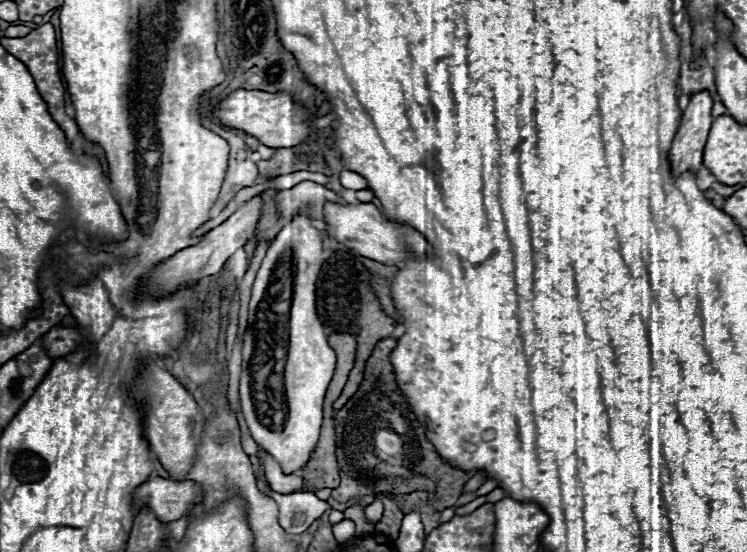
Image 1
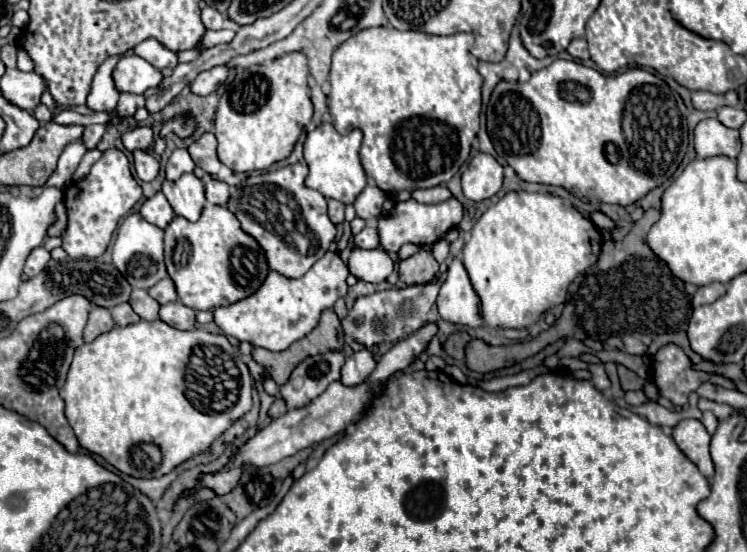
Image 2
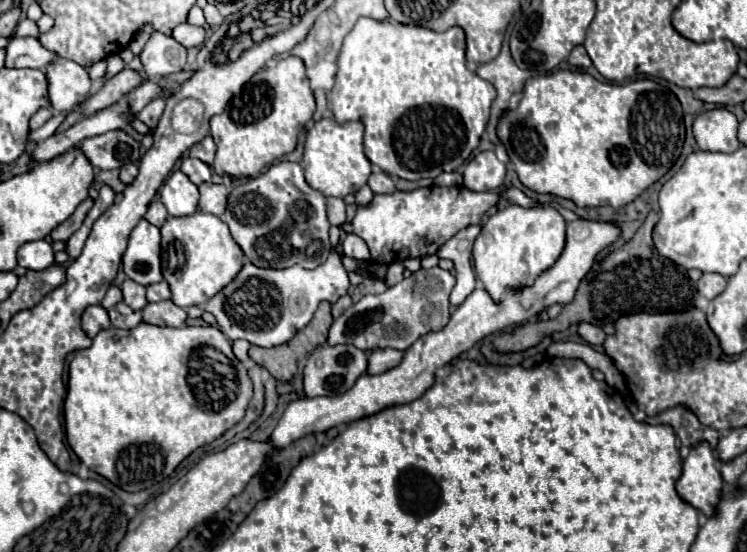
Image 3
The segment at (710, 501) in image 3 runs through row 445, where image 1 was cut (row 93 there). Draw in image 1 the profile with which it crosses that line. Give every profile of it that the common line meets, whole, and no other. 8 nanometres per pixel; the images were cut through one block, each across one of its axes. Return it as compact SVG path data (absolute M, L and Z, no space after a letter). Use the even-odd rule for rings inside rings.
M708 92L690 96L690 104L682 114L678 132L670 148L670 166L674 178L682 172L698 172L702 166L702 152L712 126L712 98Z

